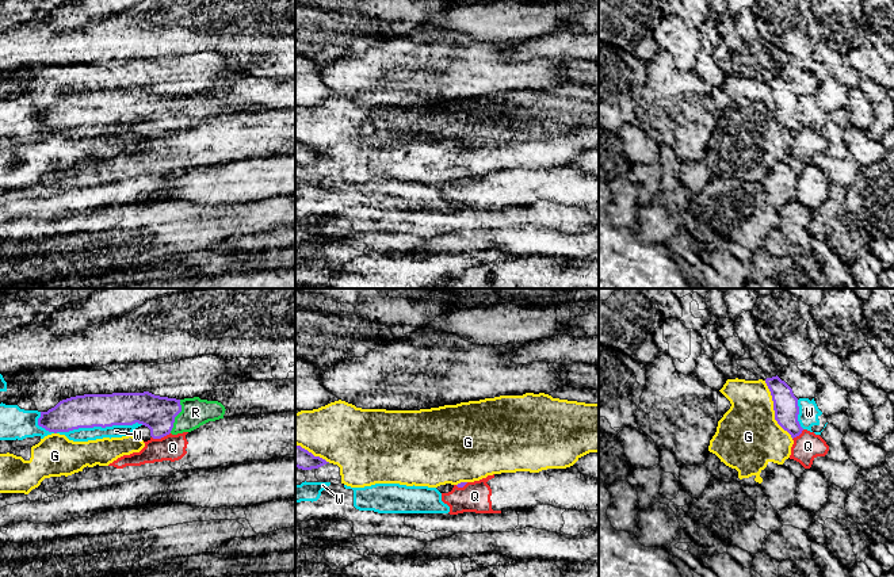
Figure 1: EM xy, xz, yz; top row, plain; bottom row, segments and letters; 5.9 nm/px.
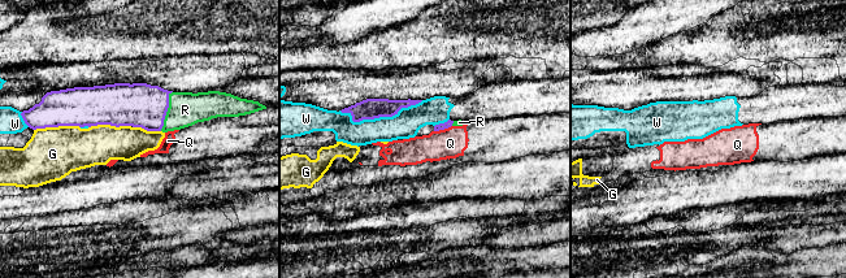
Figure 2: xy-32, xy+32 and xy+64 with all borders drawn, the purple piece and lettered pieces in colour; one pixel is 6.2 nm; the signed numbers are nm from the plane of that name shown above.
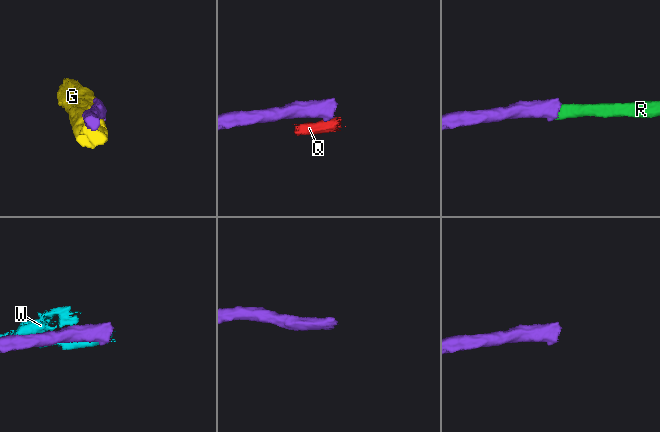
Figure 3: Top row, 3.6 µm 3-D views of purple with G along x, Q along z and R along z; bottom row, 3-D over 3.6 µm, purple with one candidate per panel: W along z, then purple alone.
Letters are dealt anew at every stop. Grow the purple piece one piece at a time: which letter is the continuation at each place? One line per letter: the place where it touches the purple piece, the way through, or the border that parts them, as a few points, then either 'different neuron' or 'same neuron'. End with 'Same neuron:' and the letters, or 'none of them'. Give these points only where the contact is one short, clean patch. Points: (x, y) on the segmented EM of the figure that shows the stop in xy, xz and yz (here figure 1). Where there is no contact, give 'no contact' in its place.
G: yz (774, 409) | different neuron
Q: xy (160, 438) | along xy (169, 432), (160, 438), (152, 438) | different neuron
R: xy (176, 415) | across xy (157, 413), (176, 415), (195, 412) | same neuron
W: xy (88, 427) | different neuron
Same neuron: R

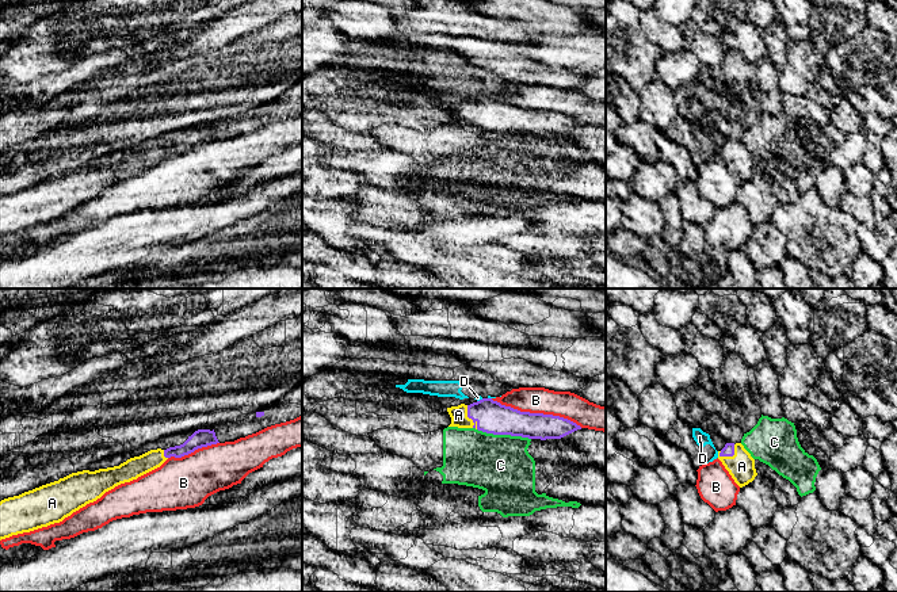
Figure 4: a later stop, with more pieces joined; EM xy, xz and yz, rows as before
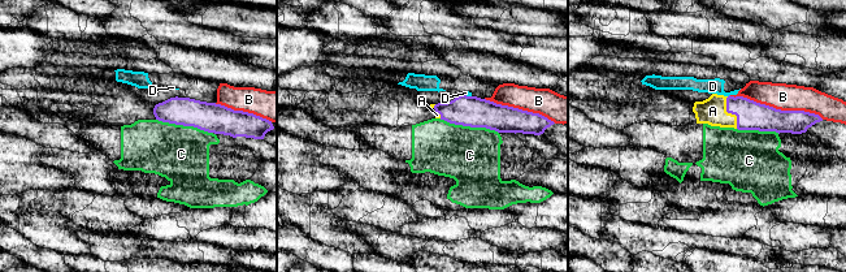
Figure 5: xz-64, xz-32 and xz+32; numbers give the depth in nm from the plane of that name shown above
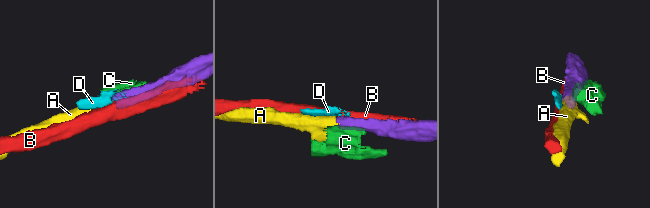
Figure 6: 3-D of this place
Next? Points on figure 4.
A: xz (469, 417) | across xz (492, 417), (469, 417), (458, 415) | same neuron
B: xz (537, 413) | different neuron
C: xz (504, 434) | along xz (477, 428), (485, 432), (520, 435), (530, 439) | different neuron
D: xz (480, 400) | along xz (483, 398), (477, 401) | different neuron
Same neuron: A

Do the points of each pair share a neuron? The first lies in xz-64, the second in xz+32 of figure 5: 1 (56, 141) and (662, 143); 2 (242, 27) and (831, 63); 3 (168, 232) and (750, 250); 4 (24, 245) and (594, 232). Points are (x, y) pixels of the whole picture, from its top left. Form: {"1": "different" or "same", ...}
{"1": "different", "2": "different", "3": "different", "4": "different"}

